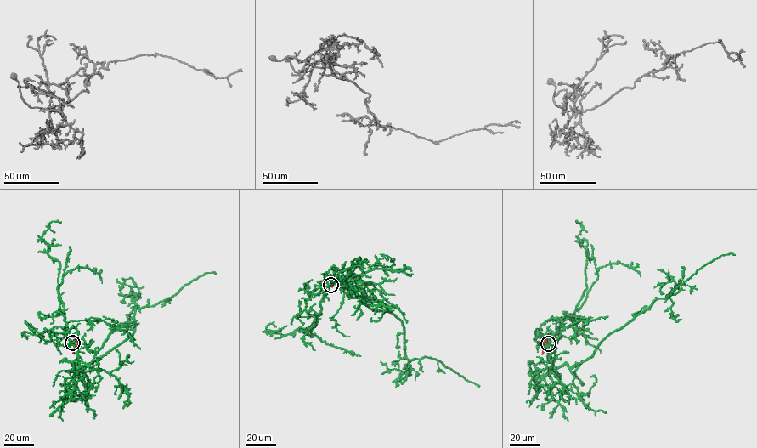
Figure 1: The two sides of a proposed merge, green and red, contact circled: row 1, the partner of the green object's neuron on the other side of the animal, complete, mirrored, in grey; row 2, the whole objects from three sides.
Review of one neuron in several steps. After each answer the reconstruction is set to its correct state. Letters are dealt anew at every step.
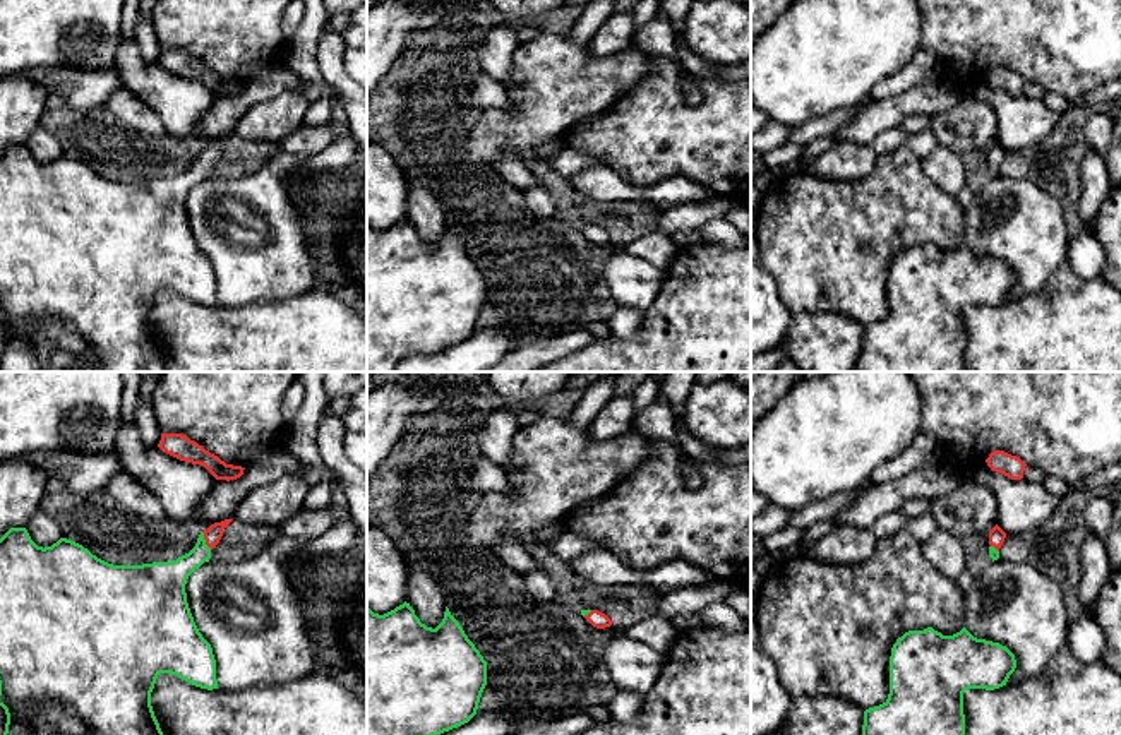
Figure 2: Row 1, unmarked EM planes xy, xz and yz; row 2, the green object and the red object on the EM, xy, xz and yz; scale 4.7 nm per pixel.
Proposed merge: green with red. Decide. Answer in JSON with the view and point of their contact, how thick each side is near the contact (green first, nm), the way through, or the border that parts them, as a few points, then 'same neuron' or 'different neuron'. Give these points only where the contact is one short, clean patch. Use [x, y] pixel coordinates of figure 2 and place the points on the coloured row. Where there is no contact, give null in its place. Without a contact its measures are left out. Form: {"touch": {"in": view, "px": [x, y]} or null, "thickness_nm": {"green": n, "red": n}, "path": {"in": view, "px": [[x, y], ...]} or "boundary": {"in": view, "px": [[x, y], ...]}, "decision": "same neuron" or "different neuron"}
{"touch": {"in": "xy", "px": [204, 540]}, "thickness_nm": {"green": 170, "red": 80}, "path": {"in": "xy", "px": [[168, 579], [204, 540], [215, 531]]}, "decision": "same neuron"}

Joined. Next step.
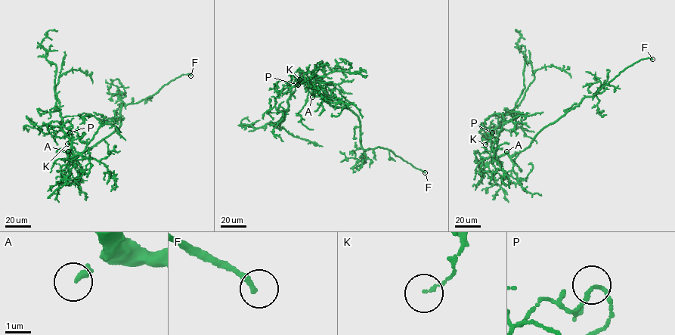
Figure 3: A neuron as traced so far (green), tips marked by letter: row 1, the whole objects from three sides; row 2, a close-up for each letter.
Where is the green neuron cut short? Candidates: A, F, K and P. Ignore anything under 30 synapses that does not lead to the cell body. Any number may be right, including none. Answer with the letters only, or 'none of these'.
A, F

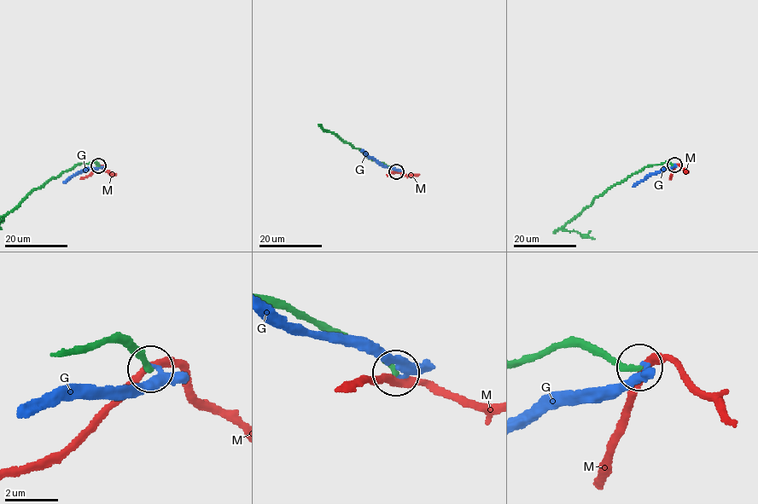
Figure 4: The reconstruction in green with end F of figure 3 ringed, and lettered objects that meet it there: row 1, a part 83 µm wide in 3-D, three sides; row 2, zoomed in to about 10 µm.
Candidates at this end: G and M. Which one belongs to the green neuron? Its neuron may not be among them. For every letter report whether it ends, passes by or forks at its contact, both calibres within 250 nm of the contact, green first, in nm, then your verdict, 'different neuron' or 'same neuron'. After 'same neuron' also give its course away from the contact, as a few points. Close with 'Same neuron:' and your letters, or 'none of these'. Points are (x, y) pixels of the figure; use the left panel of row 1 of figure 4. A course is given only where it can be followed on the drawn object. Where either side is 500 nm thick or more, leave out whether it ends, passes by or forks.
G: it passes by | 220/160 nm | different neuron
M: it passes by | 220/260 nm | different neuron
Same neuron: none of these

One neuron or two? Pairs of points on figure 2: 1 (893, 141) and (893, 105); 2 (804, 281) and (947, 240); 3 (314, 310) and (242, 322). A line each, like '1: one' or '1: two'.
1: two
2: one
3: one

